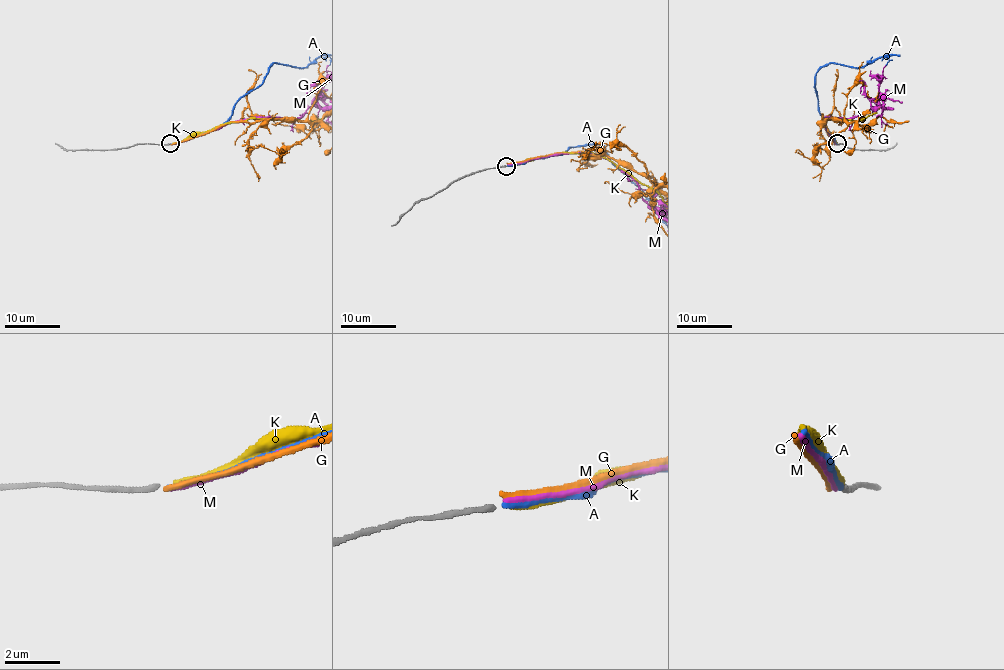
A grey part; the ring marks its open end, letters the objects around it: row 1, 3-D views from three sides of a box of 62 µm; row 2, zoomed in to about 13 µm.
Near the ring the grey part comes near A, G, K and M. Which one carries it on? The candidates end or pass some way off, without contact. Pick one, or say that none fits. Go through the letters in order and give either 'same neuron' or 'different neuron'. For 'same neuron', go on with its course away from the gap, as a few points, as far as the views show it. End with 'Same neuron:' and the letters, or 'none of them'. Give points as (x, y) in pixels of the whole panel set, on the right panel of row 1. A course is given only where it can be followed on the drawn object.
A: different neuron
G: different neuron
K: same neuron
M: different neuron
Same neuron: K

